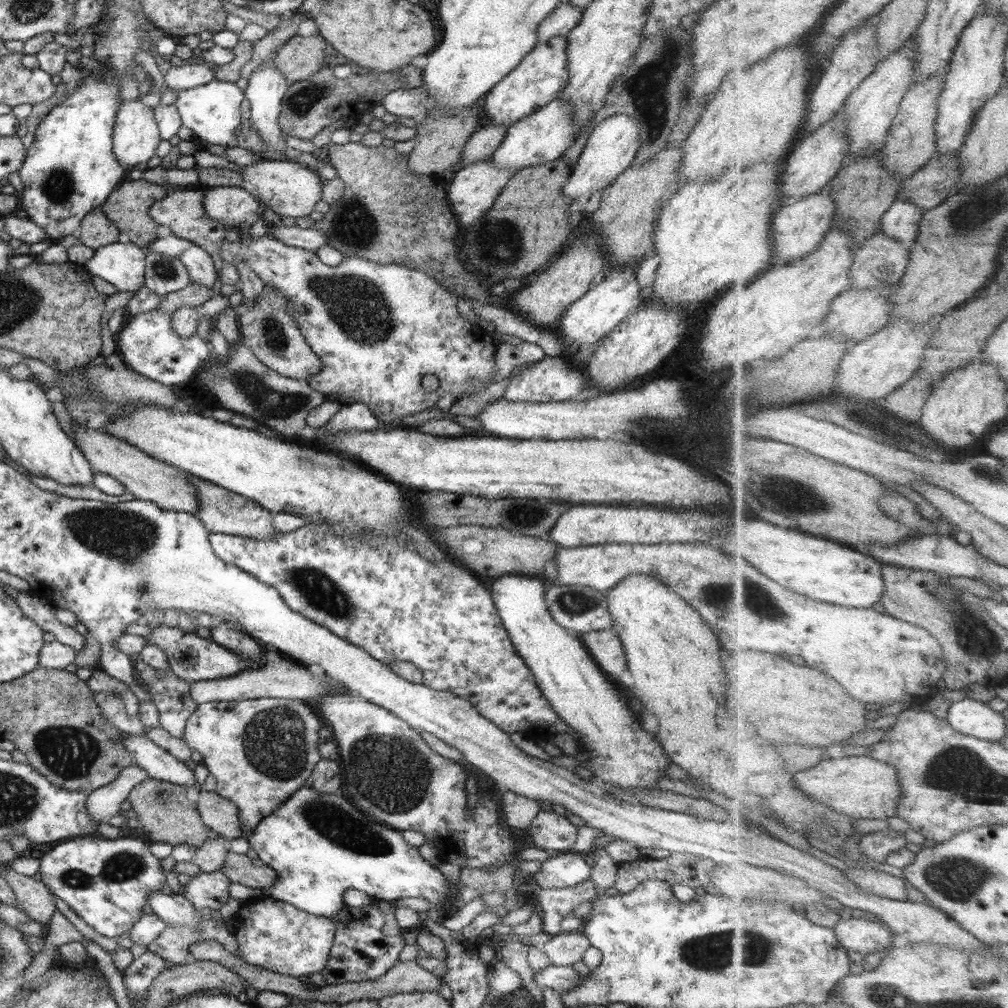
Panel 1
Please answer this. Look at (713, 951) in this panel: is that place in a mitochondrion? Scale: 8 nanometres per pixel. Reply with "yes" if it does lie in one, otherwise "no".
yes

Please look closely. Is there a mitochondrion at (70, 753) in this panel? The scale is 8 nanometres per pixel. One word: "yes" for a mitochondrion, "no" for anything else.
yes

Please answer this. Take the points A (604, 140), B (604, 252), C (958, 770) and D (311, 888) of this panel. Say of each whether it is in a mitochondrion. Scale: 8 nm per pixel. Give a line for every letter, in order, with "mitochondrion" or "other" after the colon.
A: other
B: other
C: mitochondrion
D: other

